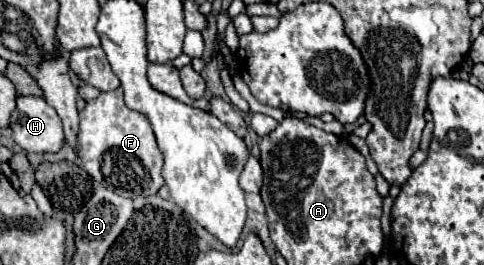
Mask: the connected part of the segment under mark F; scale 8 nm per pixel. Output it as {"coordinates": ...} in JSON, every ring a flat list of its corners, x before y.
{"coordinates":[[123,88,101,92,95,100,87,102,79,112,79,158,83,170,87,170,97,182,115,190,125,198,147,198,157,194,165,184,161,176,163,154,155,142,149,118,141,112,127,108,123,100]]}

